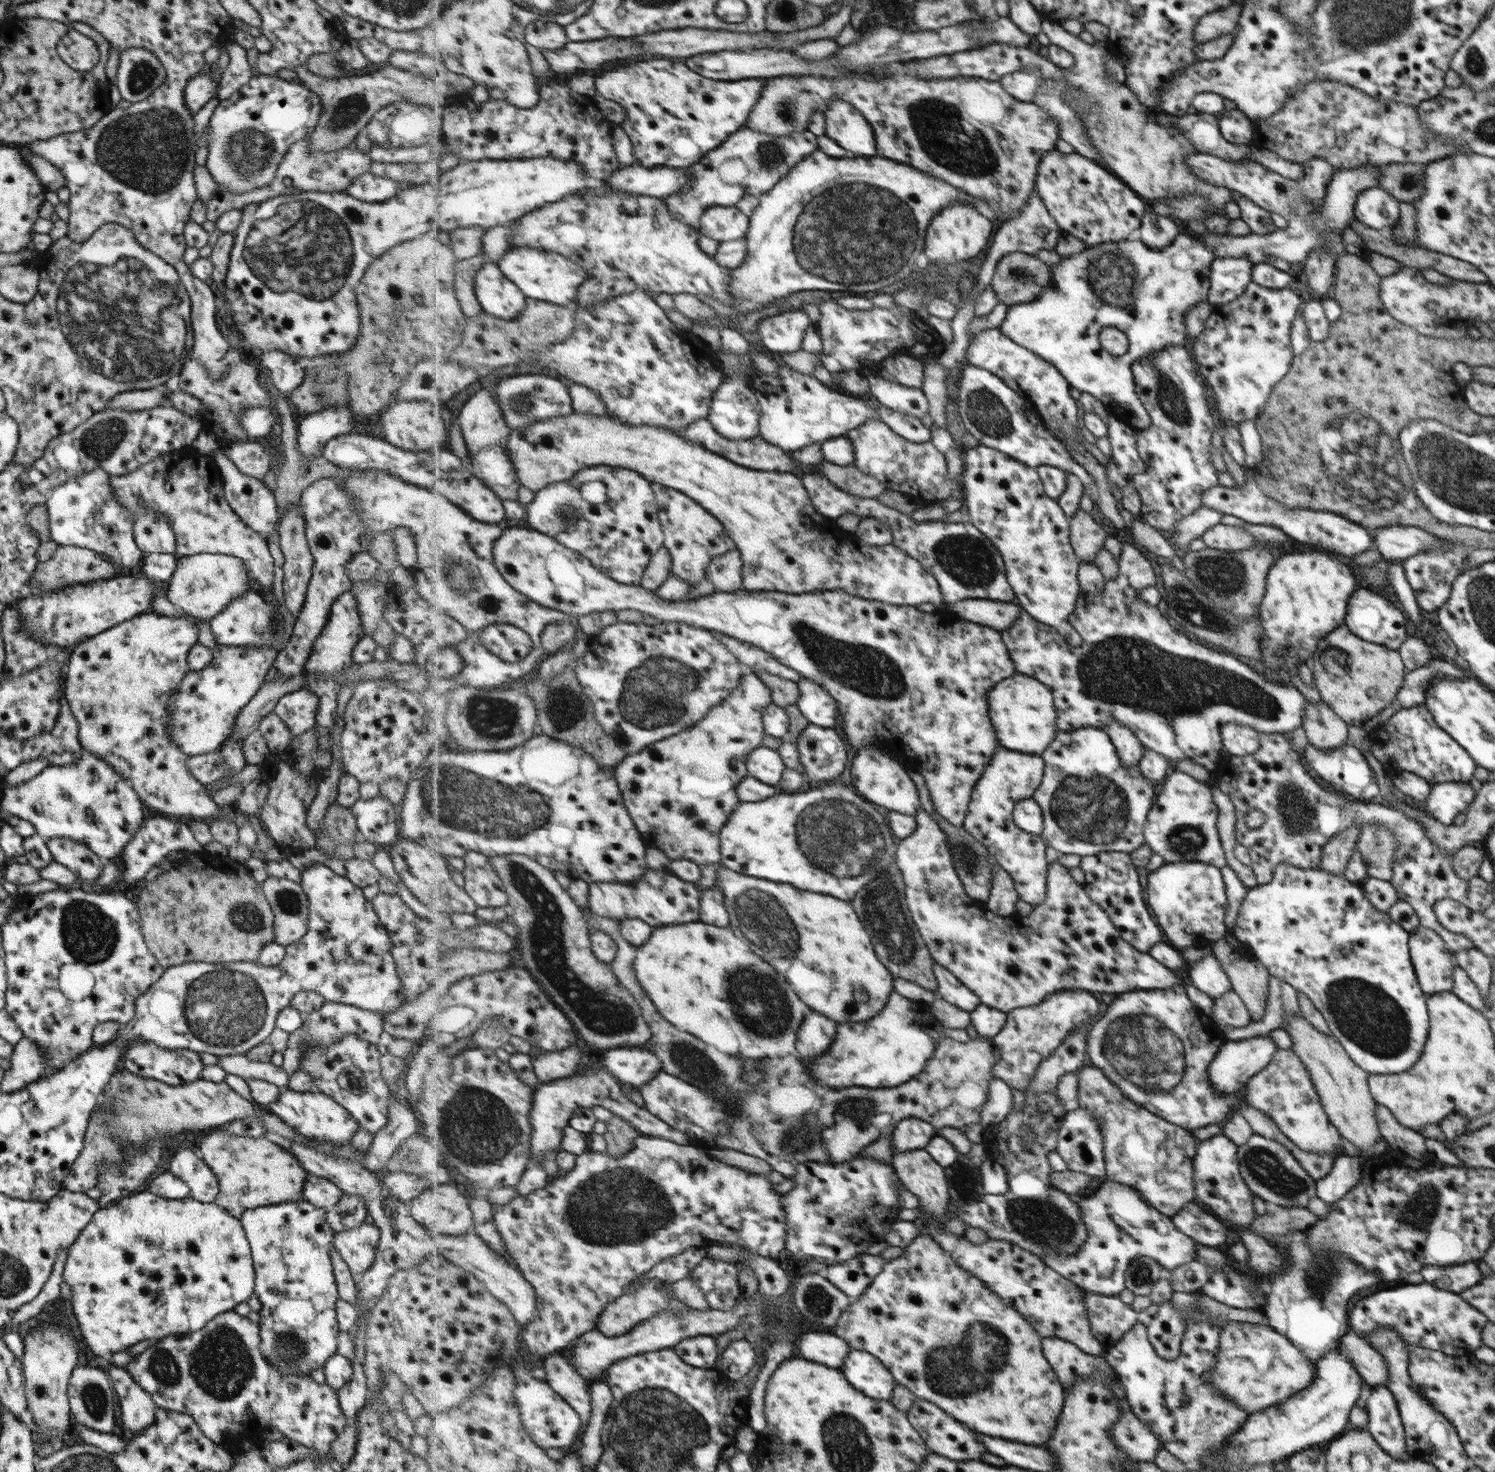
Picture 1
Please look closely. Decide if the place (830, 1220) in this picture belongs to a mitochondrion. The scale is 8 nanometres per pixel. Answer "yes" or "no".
no

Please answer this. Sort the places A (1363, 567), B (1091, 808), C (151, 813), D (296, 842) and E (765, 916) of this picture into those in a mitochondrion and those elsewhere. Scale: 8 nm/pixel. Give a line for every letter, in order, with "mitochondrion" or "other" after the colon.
A: other
B: mitochondrion
C: other
D: other
E: mitochondrion

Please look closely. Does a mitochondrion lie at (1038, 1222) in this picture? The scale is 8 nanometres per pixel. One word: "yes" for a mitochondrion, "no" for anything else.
yes

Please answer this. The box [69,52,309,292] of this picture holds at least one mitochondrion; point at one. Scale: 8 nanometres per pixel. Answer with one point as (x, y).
(149, 151)

